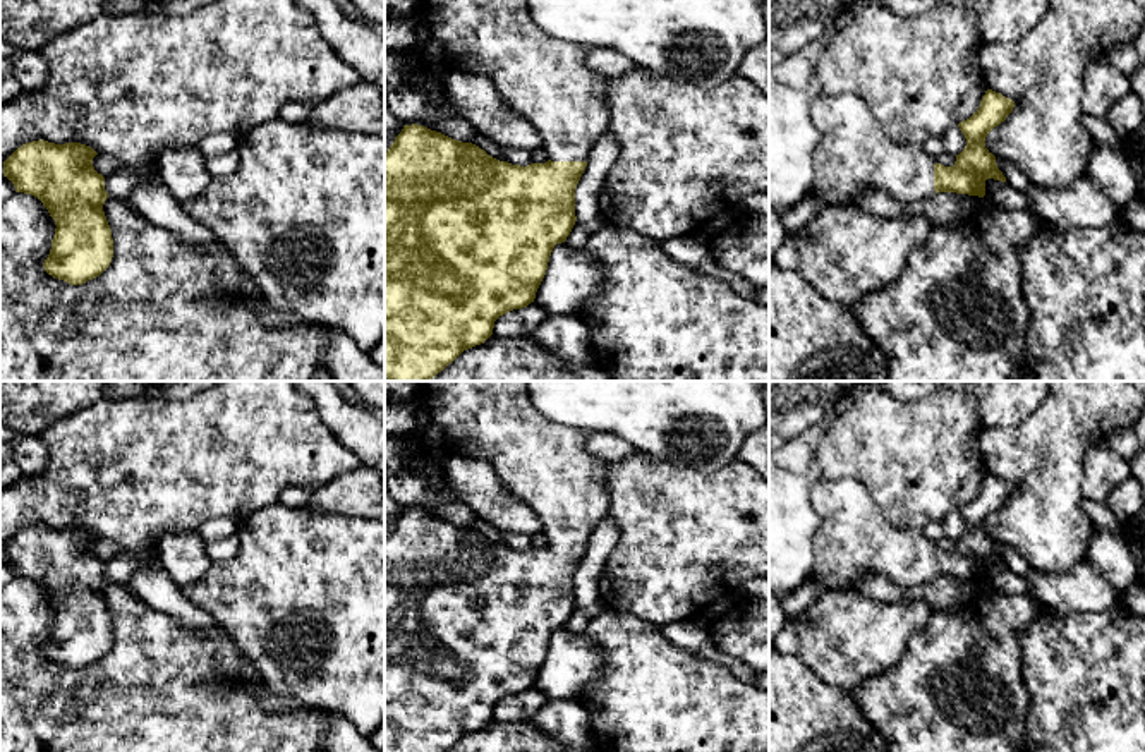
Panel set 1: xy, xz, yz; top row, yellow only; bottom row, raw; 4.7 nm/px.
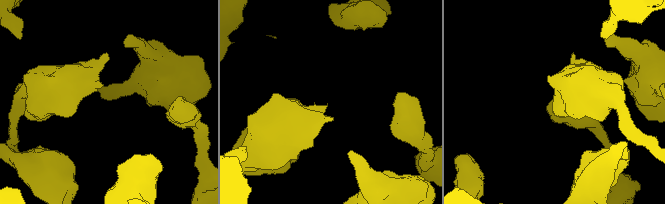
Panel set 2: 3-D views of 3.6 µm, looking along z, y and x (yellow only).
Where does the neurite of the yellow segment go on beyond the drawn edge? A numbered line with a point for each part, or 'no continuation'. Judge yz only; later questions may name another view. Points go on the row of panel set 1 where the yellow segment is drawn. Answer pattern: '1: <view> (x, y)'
1: yz (855, 155)

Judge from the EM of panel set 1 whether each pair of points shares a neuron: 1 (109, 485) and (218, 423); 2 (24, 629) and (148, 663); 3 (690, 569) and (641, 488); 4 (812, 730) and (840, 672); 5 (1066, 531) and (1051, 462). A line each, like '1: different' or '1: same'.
1: same
2: same
3: same
4: different
5: same

